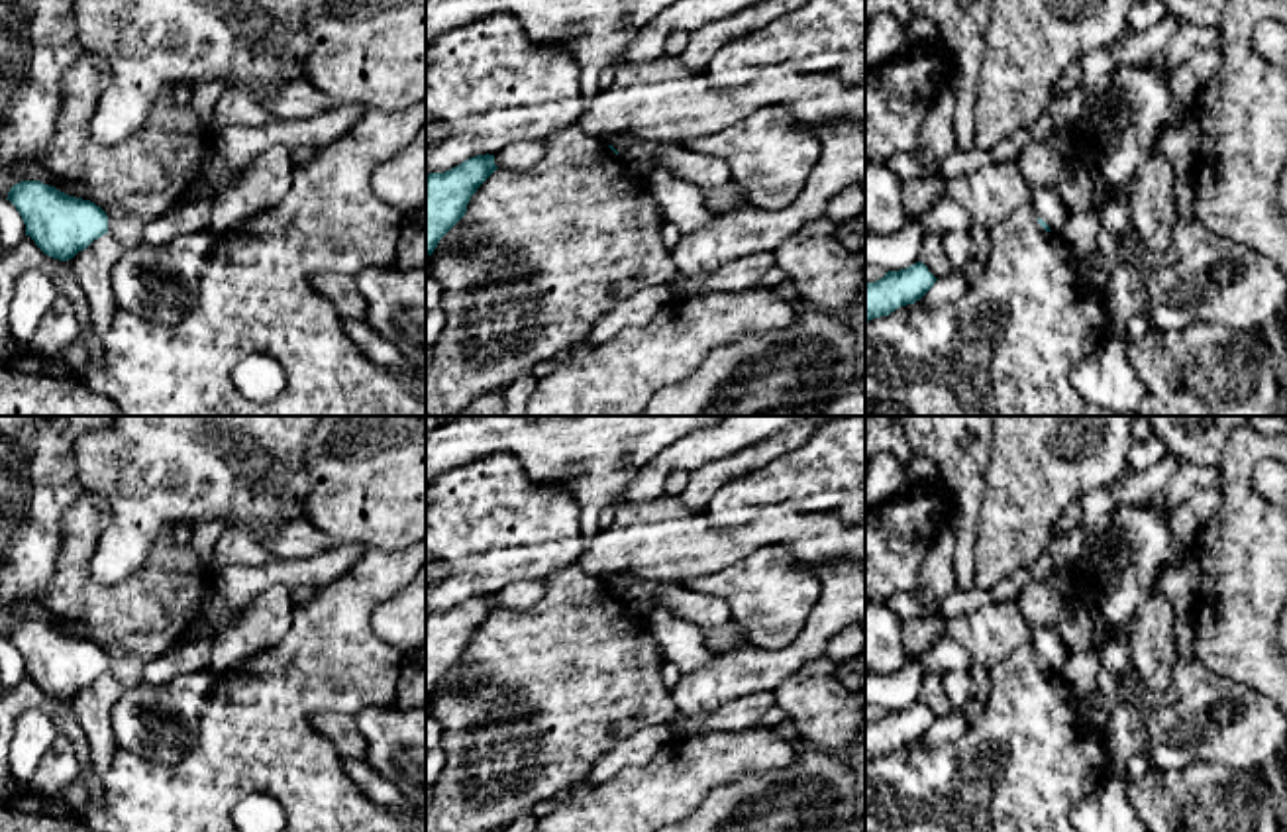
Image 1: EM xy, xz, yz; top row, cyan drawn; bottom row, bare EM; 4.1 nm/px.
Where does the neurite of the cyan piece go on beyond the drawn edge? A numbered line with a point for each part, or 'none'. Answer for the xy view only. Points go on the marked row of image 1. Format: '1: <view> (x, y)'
none

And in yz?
1: yz (1048, 205)

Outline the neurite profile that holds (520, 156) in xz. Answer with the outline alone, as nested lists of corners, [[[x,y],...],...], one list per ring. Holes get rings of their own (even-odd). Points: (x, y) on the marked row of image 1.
[[[545,139],[516,141],[494,155],[494,165],[498,169],[526,171],[534,167],[543,157],[543,153]]]

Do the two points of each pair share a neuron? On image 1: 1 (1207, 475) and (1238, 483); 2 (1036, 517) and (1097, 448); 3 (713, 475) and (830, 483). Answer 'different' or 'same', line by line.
1: different
2: same
3: different

